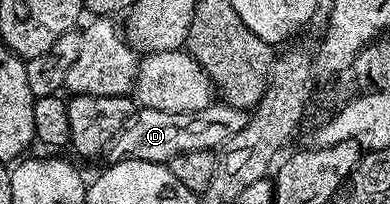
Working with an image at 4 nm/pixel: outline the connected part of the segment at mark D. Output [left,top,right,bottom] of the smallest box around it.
[105,103,248,163]

